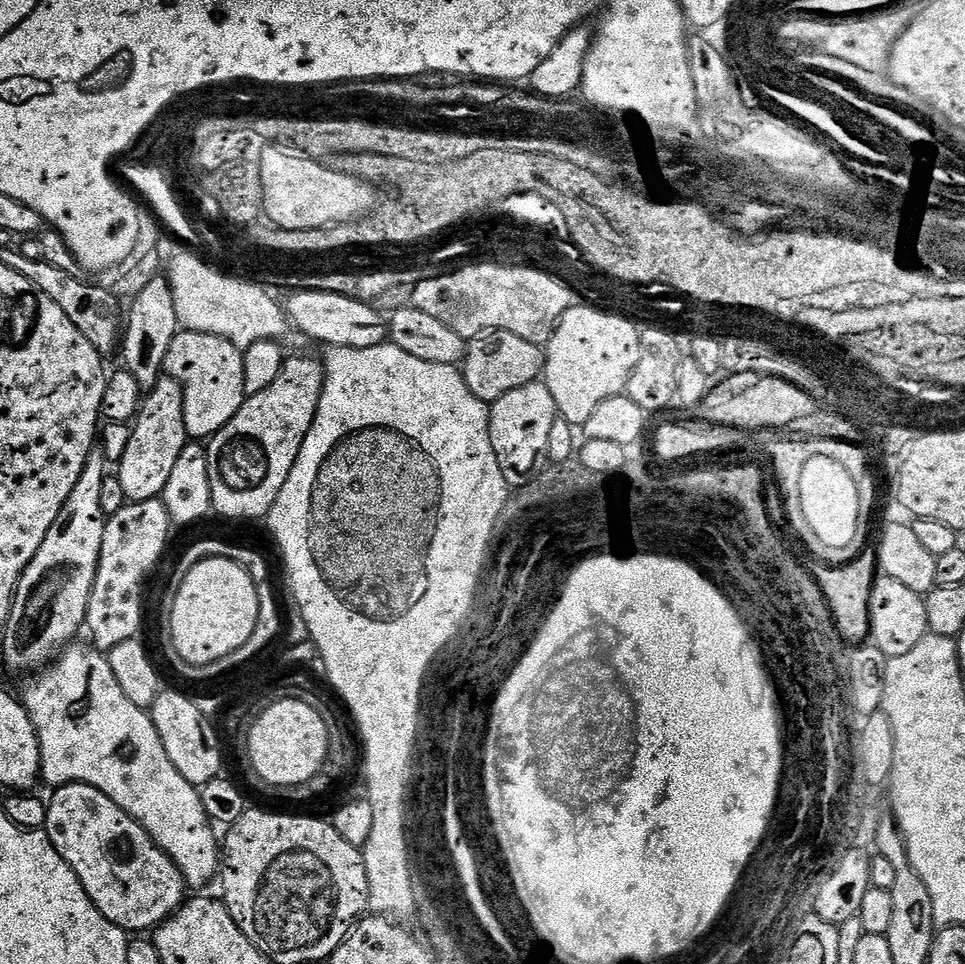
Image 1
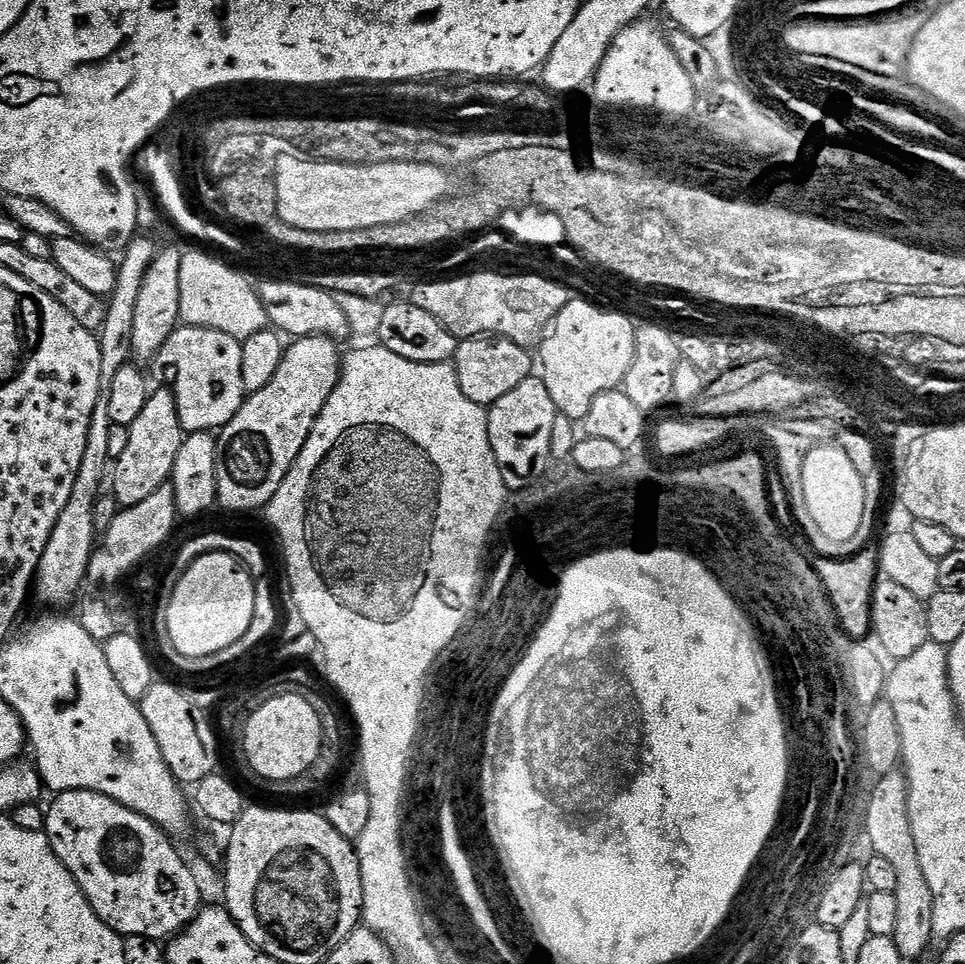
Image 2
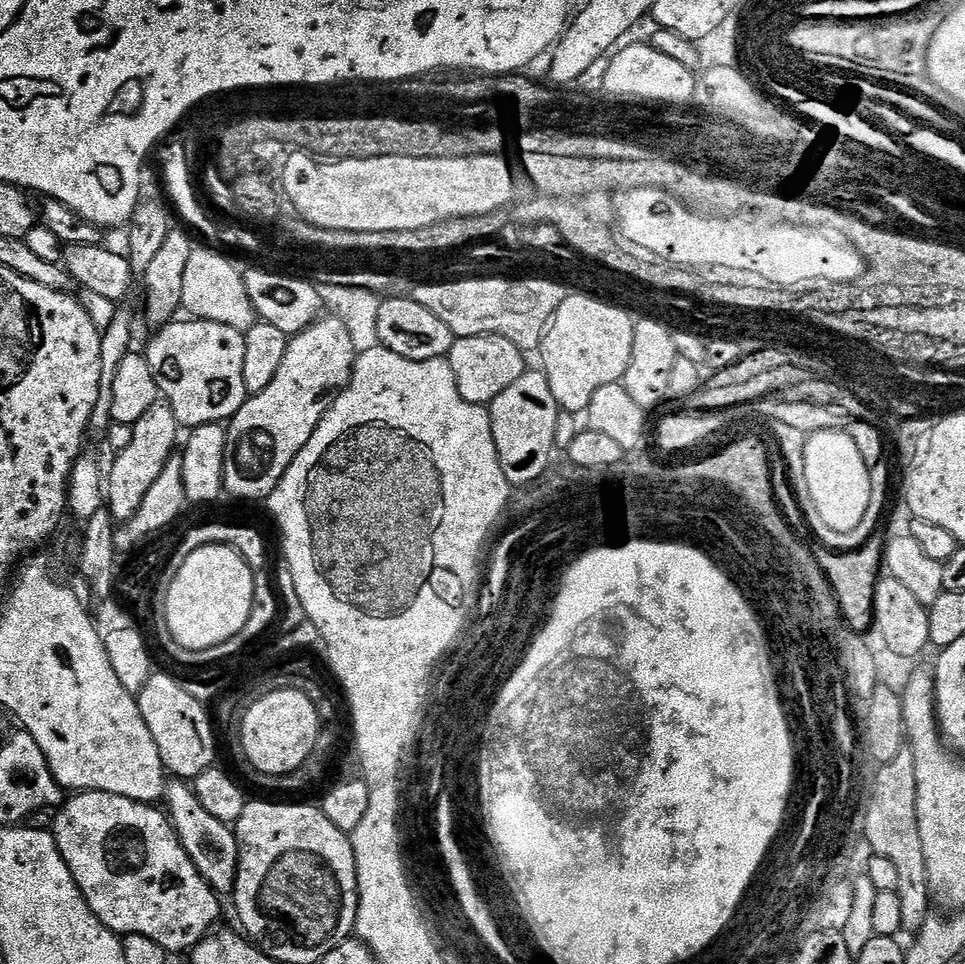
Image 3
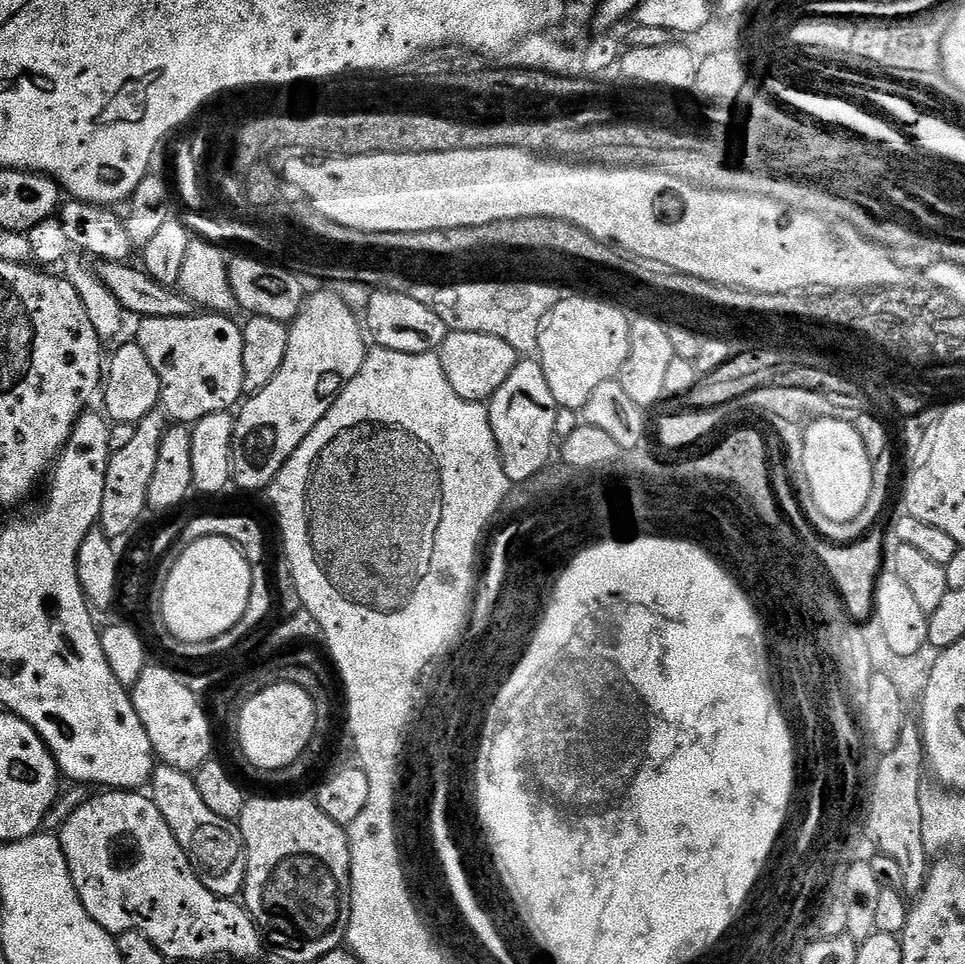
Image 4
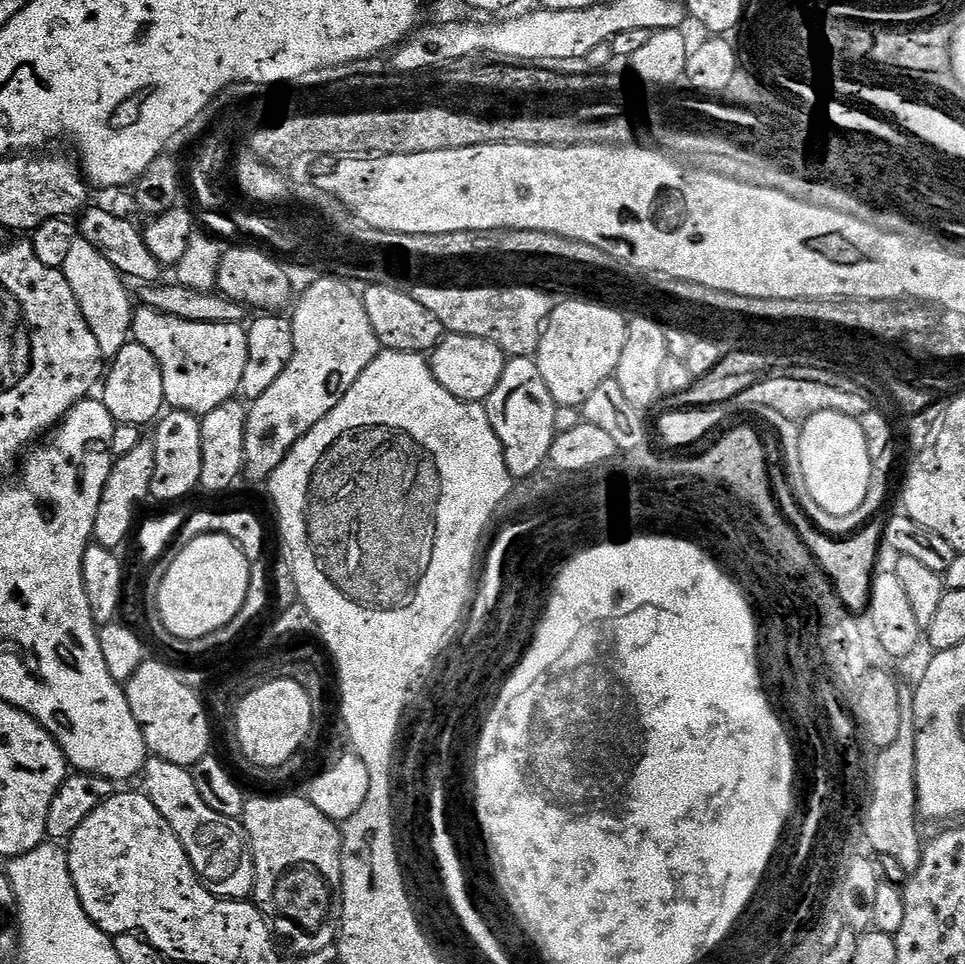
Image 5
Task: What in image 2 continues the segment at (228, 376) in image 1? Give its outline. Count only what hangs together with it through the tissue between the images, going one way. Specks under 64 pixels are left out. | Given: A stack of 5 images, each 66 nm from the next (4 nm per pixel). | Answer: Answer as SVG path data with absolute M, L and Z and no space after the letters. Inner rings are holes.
M181 326L166 338L166 346L158 350L154 361L156 376L163 387L169 388L174 394L174 402L178 402L178 418L182 422L185 433L211 432L225 428L238 414L244 405L246 393L242 386L242 343L230 334L213 328L194 328Z

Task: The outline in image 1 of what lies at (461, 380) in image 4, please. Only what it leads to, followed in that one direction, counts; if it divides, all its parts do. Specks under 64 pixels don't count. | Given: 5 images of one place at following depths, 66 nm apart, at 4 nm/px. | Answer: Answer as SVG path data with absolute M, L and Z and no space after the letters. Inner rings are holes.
M489 331L467 341L462 361L464 381L466 386L470 386L470 394L474 394L474 398L490 406L502 398L502 394L510 394L510 390L518 390L518 386L541 379L544 354L545 349L541 345L526 342L526 338L518 338L518 334Z

